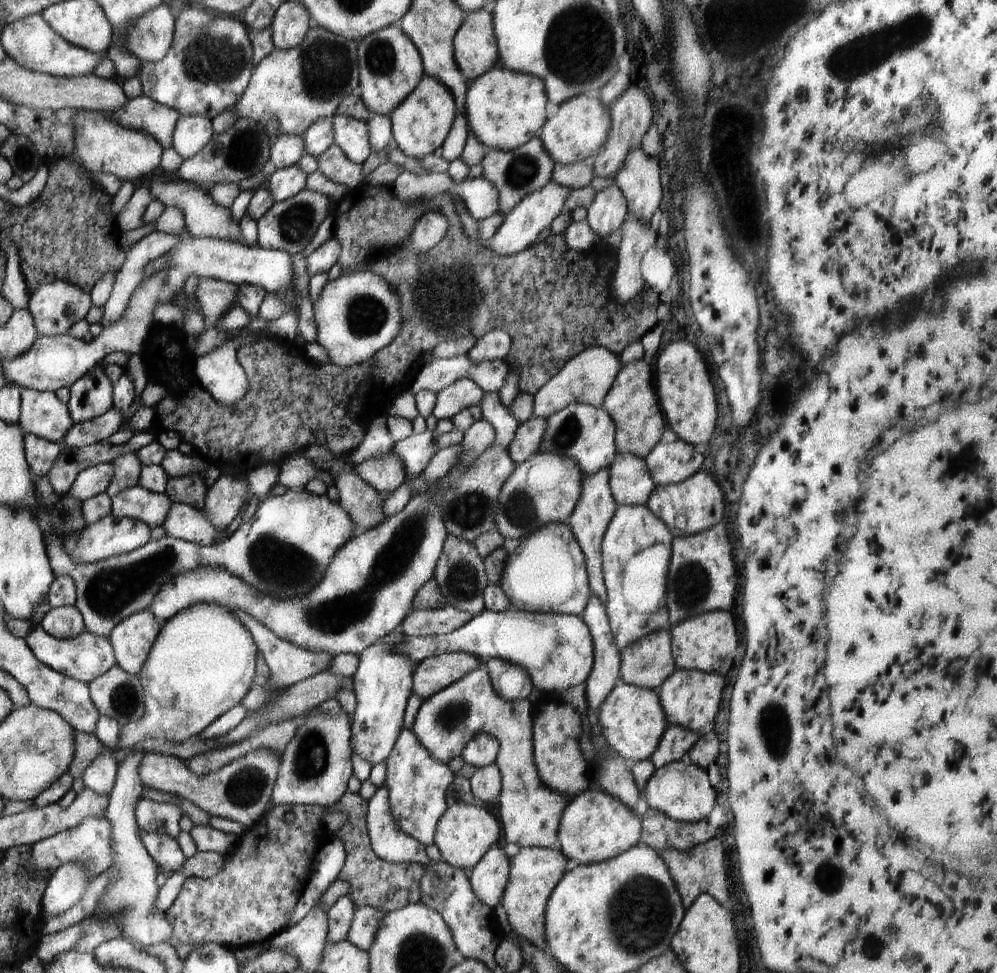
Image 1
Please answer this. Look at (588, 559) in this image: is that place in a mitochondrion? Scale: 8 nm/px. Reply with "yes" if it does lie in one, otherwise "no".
no

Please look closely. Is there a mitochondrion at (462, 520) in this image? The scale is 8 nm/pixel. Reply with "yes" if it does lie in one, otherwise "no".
yes

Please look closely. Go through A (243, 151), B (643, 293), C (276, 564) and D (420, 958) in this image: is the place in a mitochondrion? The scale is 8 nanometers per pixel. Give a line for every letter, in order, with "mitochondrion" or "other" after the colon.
A: mitochondrion
B: other
C: mitochondrion
D: mitochondrion

